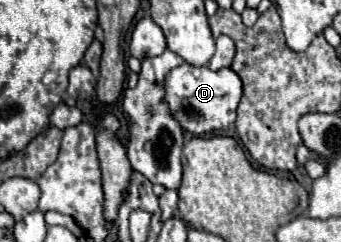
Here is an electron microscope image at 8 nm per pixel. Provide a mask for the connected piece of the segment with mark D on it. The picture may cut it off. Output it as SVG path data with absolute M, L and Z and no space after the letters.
M184 63L164 77L162 87L164 101L170 107L170 115L182 125L186 133L204 135L226 129L236 121L236 109L242 97L242 81L228 67L220 71L210 71L208 67L194 67Z

